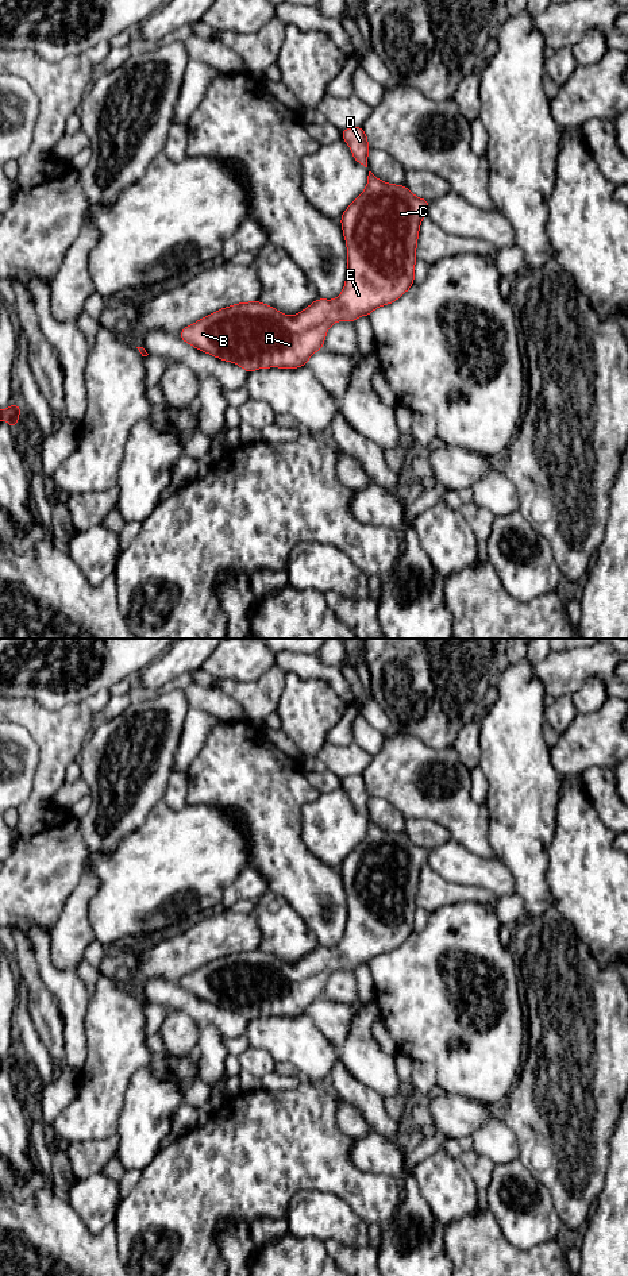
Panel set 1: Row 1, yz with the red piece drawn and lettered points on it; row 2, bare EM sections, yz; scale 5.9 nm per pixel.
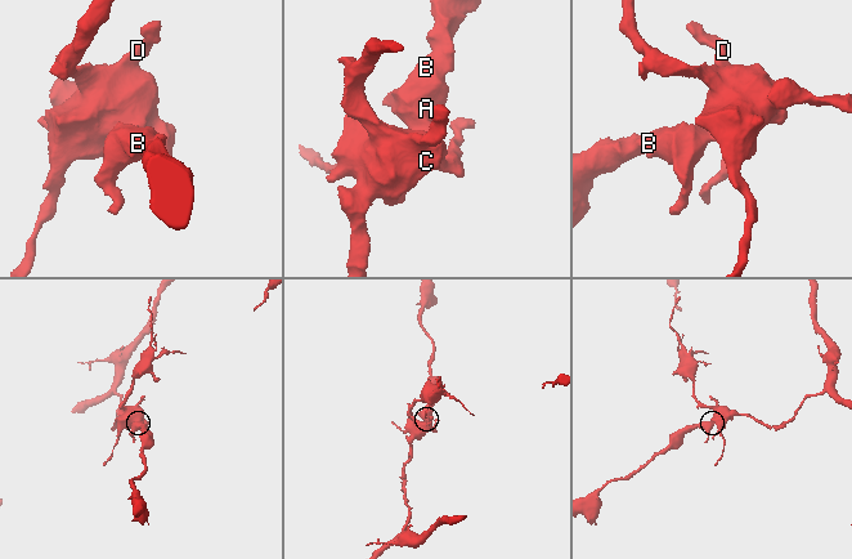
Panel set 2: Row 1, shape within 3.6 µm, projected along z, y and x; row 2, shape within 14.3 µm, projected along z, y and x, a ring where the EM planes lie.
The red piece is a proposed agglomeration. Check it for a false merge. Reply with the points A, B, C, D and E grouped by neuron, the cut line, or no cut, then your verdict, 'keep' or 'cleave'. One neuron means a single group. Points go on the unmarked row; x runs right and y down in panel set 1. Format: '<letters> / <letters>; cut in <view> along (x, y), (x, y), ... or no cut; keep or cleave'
A B C D E; no cut; keep

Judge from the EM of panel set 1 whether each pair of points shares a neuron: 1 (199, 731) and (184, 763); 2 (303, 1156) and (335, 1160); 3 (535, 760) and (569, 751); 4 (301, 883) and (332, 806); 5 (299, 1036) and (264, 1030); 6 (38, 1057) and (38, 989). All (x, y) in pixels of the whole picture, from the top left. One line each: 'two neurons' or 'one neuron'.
1: one neuron
2: one neuron
3: two neurons
4: two neurons
5: one neuron
6: two neurons

